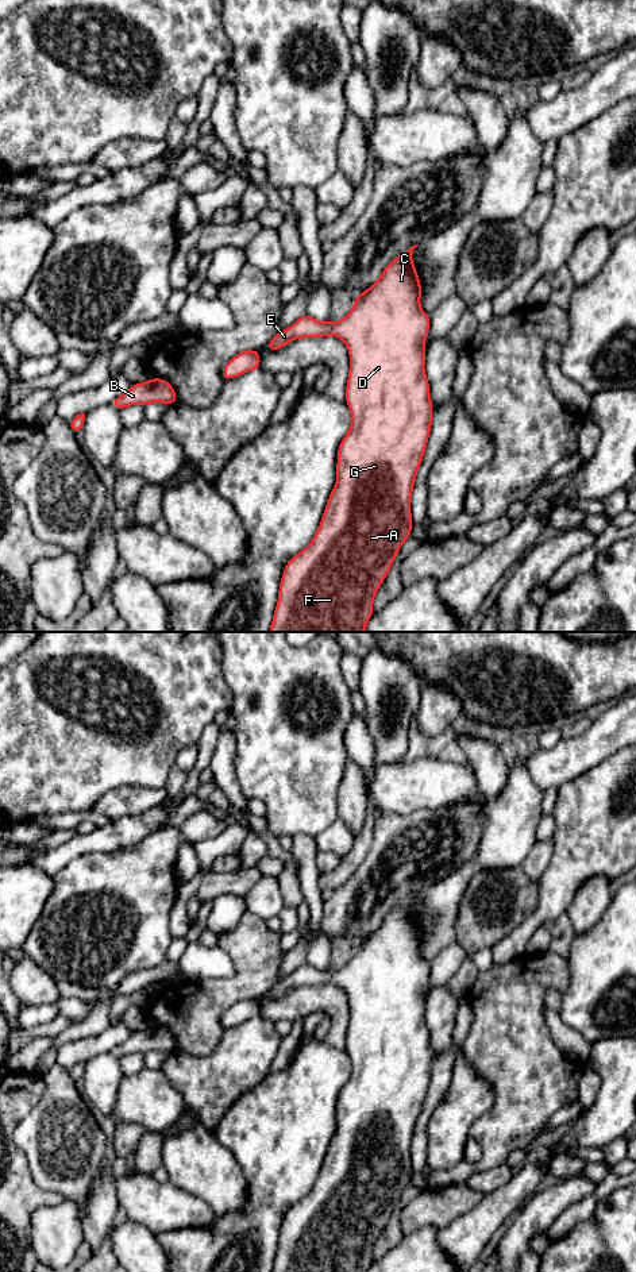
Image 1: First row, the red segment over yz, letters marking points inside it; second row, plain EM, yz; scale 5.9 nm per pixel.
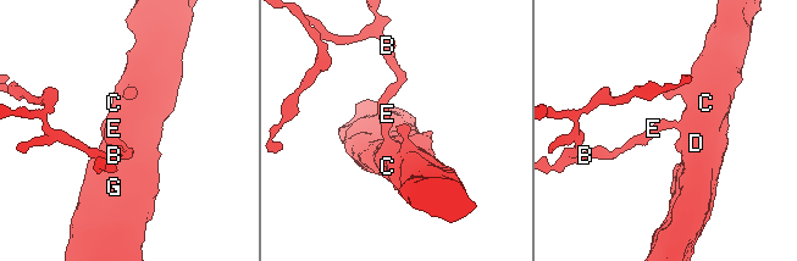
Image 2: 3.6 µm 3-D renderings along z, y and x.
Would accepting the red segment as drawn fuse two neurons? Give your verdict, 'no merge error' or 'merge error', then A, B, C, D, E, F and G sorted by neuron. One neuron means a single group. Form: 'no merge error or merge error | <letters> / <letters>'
no merge error | A B C D E F G

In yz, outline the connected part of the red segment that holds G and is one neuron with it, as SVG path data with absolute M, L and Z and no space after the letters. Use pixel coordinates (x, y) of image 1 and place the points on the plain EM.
M417 894L394 906L363 943L356 941L352 957L339 971L320 971L305 961L265 994L277 999L294 987L335 983L346 991L350 1001L346 1052L351 1059L351 1075L338 1096L336 1133L311 1192L284 1217L271 1272L367 1272L374 1261L373 1248L389 1222L396 1202L410 1184L412 1138L433 1064L429 1030L424 1019L429 963L420 956L421 932L412 909Z

